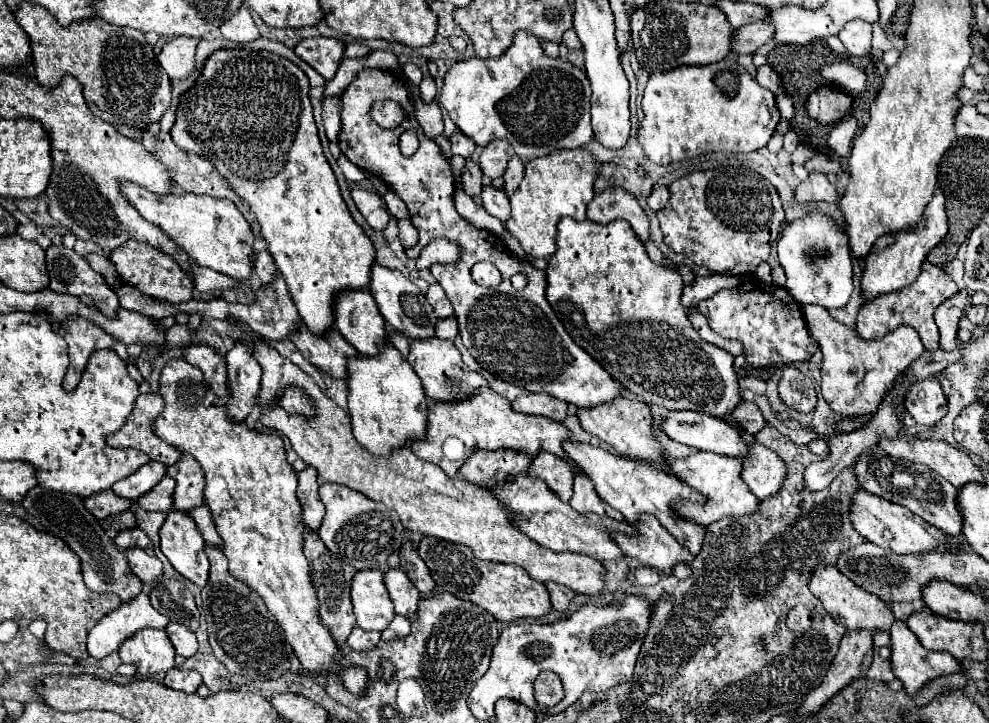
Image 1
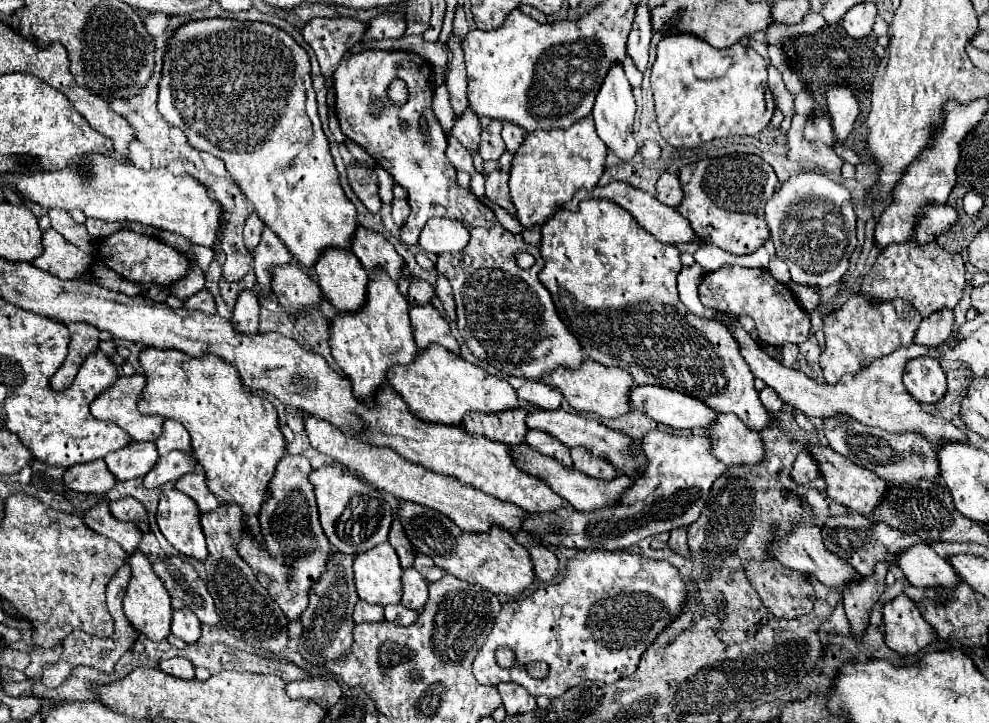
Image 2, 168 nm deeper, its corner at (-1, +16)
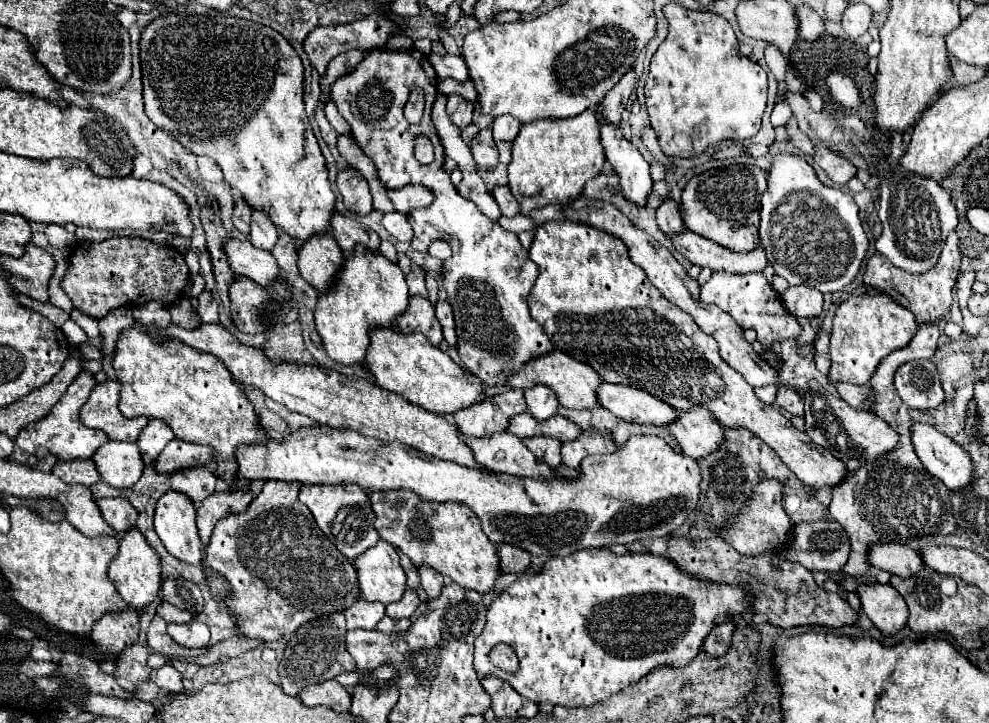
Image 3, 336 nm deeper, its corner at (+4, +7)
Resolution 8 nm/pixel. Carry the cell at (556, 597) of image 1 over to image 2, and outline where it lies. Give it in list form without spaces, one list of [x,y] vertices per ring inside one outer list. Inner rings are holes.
[[[534,546],[530,548],[530,558],[534,562],[534,572],[538,576],[538,580],[542,582],[552,582],[558,576],[558,558],[554,556],[552,550],[542,548],[542,546]]]

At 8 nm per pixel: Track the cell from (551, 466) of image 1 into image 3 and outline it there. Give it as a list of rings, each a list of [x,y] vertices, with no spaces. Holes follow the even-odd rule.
[[[527,437],[523,443],[539,461],[547,463],[551,469],[561,465],[561,441],[557,441],[555,437]]]

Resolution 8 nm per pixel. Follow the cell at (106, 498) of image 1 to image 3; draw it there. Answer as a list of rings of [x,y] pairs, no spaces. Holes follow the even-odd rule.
[[[61,461],[53,465],[53,475],[57,475],[65,483],[81,483],[85,487],[91,487],[101,479],[97,473],[93,461]]]

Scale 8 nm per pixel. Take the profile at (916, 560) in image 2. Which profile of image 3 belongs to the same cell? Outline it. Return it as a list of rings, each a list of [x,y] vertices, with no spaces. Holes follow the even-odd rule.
[[[871,545],[869,563],[877,569],[885,569],[899,577],[911,577],[923,569],[923,561],[917,551],[907,545]]]

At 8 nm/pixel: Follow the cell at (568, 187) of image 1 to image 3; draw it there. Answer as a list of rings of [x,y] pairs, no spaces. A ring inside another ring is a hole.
[[[587,109],[585,113],[565,121],[549,121],[549,117],[543,117],[541,121],[521,125],[521,131],[513,141],[509,189],[517,201],[541,195],[545,205],[565,205],[583,191],[583,185],[589,179],[601,173],[603,163],[605,153],[595,109]]]

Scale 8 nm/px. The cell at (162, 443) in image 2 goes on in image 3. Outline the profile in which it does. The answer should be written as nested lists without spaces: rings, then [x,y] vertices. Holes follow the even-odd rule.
[[[149,419],[147,427],[141,429],[141,437],[137,439],[139,451],[143,455],[145,465],[155,463],[155,459],[159,457],[159,453],[165,449],[165,445],[175,437],[175,433],[169,429],[169,425],[165,425],[165,421],[153,421]]]

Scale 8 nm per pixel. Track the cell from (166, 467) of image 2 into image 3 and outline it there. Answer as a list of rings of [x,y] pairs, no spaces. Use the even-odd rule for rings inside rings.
[[[175,437],[169,441],[165,451],[157,457],[155,467],[161,475],[175,473],[177,469],[187,469],[195,465],[213,465],[213,451],[209,451],[203,445],[193,445],[189,441],[181,441]]]

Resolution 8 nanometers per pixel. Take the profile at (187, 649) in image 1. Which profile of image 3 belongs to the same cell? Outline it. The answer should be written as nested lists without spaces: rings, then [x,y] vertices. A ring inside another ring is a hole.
[[[193,621],[189,625],[171,623],[167,633],[183,647],[207,647],[209,645],[209,627],[201,621]]]

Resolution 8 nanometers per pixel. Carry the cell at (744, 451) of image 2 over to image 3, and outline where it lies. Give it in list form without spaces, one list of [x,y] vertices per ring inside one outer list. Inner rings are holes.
[[[703,407],[679,411],[677,421],[667,425],[669,433],[679,443],[681,451],[689,457],[705,457],[723,441],[723,427],[717,423],[713,413]]]

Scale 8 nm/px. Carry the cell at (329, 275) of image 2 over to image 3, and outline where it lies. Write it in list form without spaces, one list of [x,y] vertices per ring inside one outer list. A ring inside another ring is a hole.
[[[313,235],[299,247],[299,273],[319,293],[323,293],[333,281],[337,269],[343,263],[343,251],[331,235]]]

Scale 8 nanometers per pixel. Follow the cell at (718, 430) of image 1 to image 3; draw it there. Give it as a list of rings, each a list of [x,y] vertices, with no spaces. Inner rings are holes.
[[[603,383],[597,387],[597,403],[623,421],[639,425],[667,425],[677,419],[677,411],[647,391]]]

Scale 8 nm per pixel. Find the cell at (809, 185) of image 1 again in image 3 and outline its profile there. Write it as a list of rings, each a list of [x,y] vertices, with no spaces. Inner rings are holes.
[[[817,147],[813,159],[839,185],[847,185],[849,179],[853,179],[855,173],[857,173],[857,167],[851,161],[847,161],[839,153],[833,153],[825,147]]]

